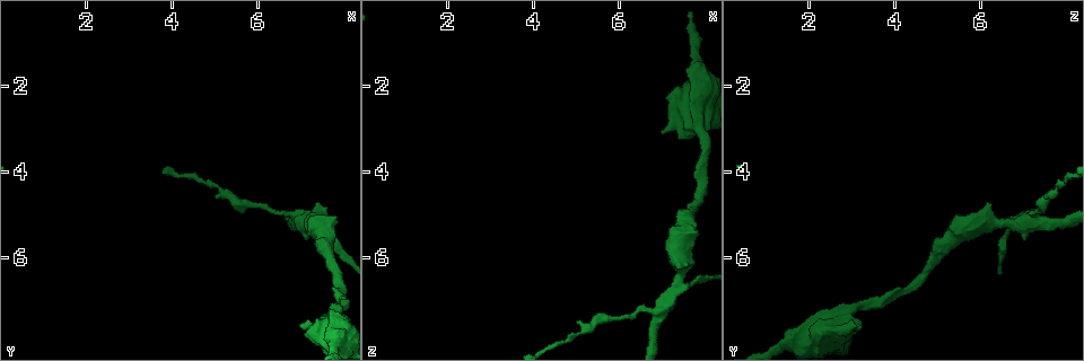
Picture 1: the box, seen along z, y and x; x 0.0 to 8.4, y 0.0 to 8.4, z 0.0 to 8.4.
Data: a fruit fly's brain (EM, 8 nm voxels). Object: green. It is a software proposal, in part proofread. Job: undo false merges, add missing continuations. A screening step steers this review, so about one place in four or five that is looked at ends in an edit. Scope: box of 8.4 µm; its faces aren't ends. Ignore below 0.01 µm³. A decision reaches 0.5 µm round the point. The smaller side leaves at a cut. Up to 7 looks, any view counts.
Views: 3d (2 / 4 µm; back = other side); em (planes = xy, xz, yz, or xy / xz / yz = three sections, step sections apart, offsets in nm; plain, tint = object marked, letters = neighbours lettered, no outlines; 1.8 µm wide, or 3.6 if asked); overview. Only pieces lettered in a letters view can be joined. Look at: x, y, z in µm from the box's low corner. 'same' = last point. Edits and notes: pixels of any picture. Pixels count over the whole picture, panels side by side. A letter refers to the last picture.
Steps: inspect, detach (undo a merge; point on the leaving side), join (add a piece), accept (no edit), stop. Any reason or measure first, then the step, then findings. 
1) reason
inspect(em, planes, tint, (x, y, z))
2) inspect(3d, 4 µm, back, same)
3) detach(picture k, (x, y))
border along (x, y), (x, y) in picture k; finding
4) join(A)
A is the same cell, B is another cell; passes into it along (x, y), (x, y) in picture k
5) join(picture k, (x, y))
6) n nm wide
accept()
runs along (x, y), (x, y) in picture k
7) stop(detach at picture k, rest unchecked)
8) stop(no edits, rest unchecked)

sudden change in width
inspect(3d, 4 µm, back, (6.95, 5.15, 7.20))

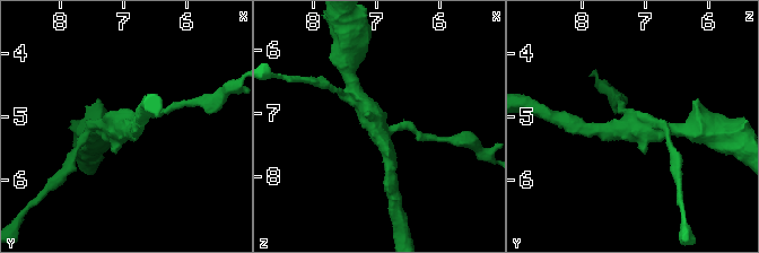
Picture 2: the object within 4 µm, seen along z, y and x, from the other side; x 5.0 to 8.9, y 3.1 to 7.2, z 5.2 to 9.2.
3 arms; shape alone is not enough
inspect(em, planes, tint, (6.95, 5.10, 7.20))

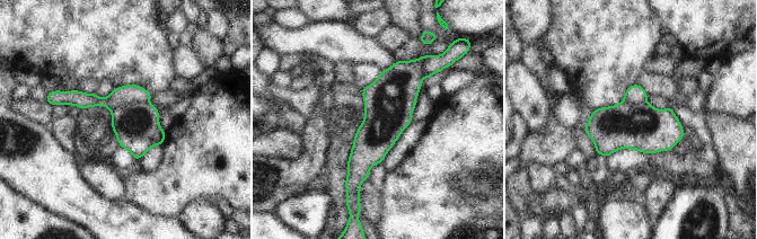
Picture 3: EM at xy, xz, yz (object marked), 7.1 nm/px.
inspect(em, planes, letters, same)

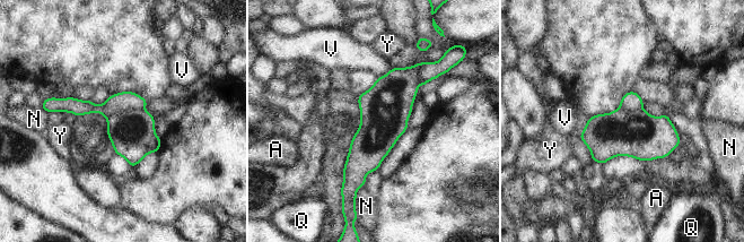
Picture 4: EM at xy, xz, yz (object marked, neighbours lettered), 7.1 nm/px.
N touches over 140 nm
detach(picture 4, (119, 102))
A, N, Q, V and Y are other cells; border along (142, 109), (124, 109), (106, 118) in picture 4; a second cell is stuck on

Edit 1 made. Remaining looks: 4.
inspect(em, planes, letters, (7.60, 5.75, 5.10))

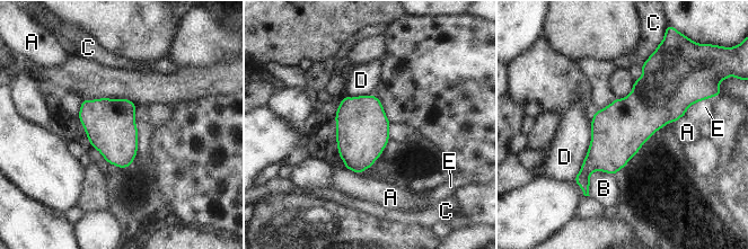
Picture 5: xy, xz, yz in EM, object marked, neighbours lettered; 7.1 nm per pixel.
accept()
A, B, C, D and E are other cells; border along (591, 121), (588, 152), (573, 179) in picture 5; all the same cell

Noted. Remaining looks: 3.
an open end
inspect(em, planes, letters, (7.00, 7.55, 3.10))

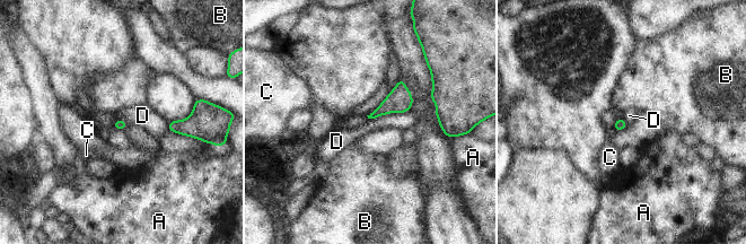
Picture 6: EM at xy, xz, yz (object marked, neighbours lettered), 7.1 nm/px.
accept()
A, B, C and D are other cells; border along (409, 110), (380, 114), (368, 119) in picture 6; no lettered piece goes on from it

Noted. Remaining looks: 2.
stop(detach at picture 4, rest unchecked)

